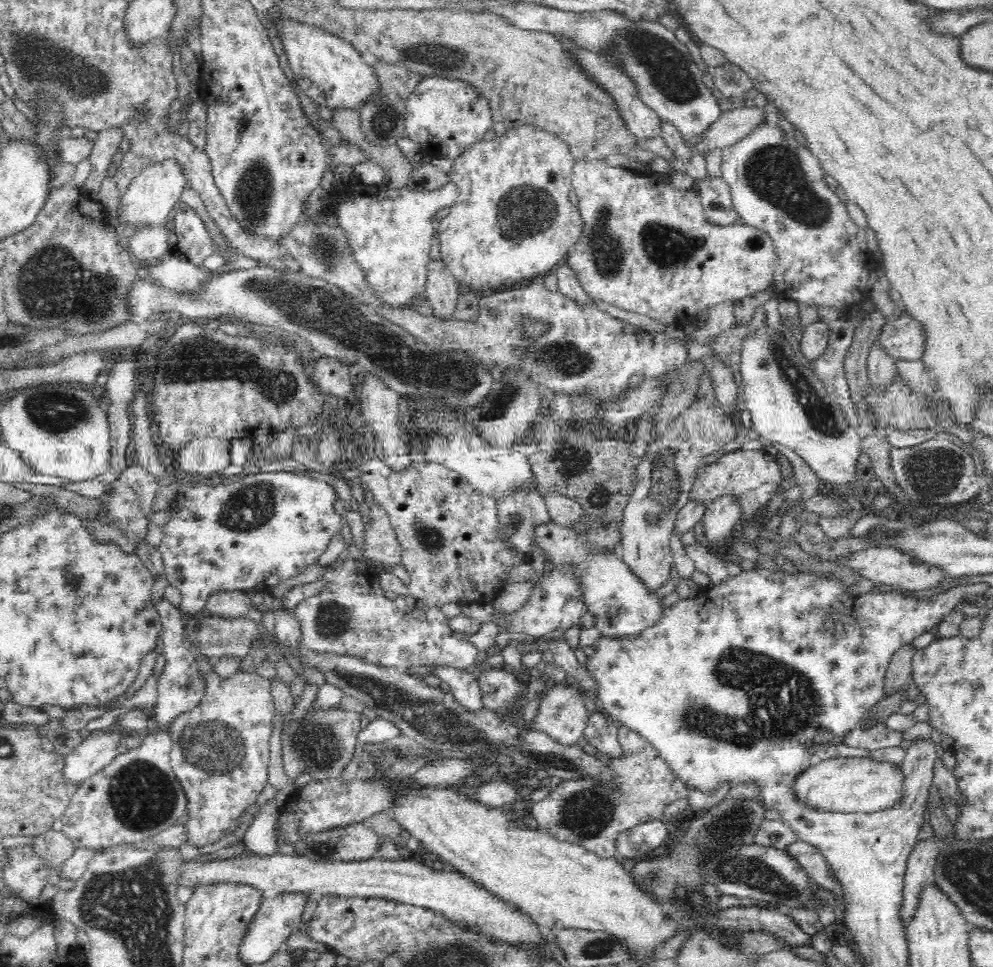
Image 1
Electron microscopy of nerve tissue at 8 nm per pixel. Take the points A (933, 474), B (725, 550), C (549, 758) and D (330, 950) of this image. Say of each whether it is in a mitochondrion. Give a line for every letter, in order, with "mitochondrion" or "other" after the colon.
A: mitochondrion
B: other
C: mitochondrion
D: other

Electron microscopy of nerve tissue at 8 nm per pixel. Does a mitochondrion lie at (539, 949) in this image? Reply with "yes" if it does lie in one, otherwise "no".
no

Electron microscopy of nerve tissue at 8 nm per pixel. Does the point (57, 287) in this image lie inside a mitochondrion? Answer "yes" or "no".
yes

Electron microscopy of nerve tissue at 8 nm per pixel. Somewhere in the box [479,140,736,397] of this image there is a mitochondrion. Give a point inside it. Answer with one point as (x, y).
(526, 214)

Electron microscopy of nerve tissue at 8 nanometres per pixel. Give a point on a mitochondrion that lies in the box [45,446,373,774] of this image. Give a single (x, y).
(251, 507)

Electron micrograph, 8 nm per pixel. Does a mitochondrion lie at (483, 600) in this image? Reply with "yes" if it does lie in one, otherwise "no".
no

